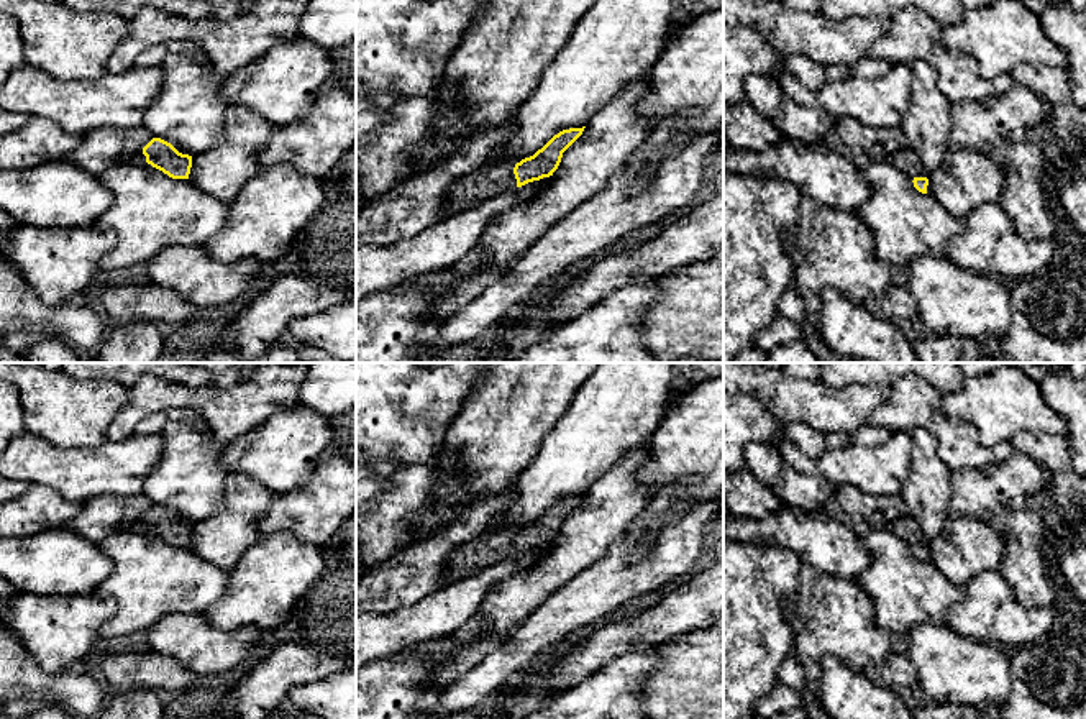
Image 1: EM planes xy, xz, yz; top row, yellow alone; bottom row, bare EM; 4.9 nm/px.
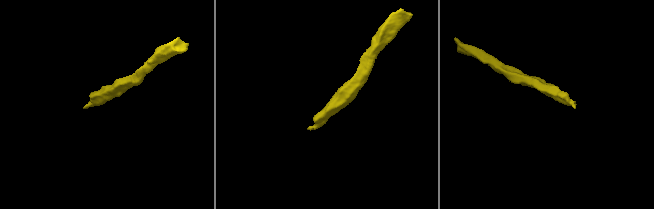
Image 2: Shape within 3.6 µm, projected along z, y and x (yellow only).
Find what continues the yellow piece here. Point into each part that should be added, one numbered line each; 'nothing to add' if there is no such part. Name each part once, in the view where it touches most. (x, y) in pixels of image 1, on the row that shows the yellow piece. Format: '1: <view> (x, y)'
1: xz (478, 186)

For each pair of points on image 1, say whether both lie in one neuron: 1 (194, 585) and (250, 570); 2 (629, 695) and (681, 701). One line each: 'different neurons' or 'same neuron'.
1: different neurons
2: different neurons

